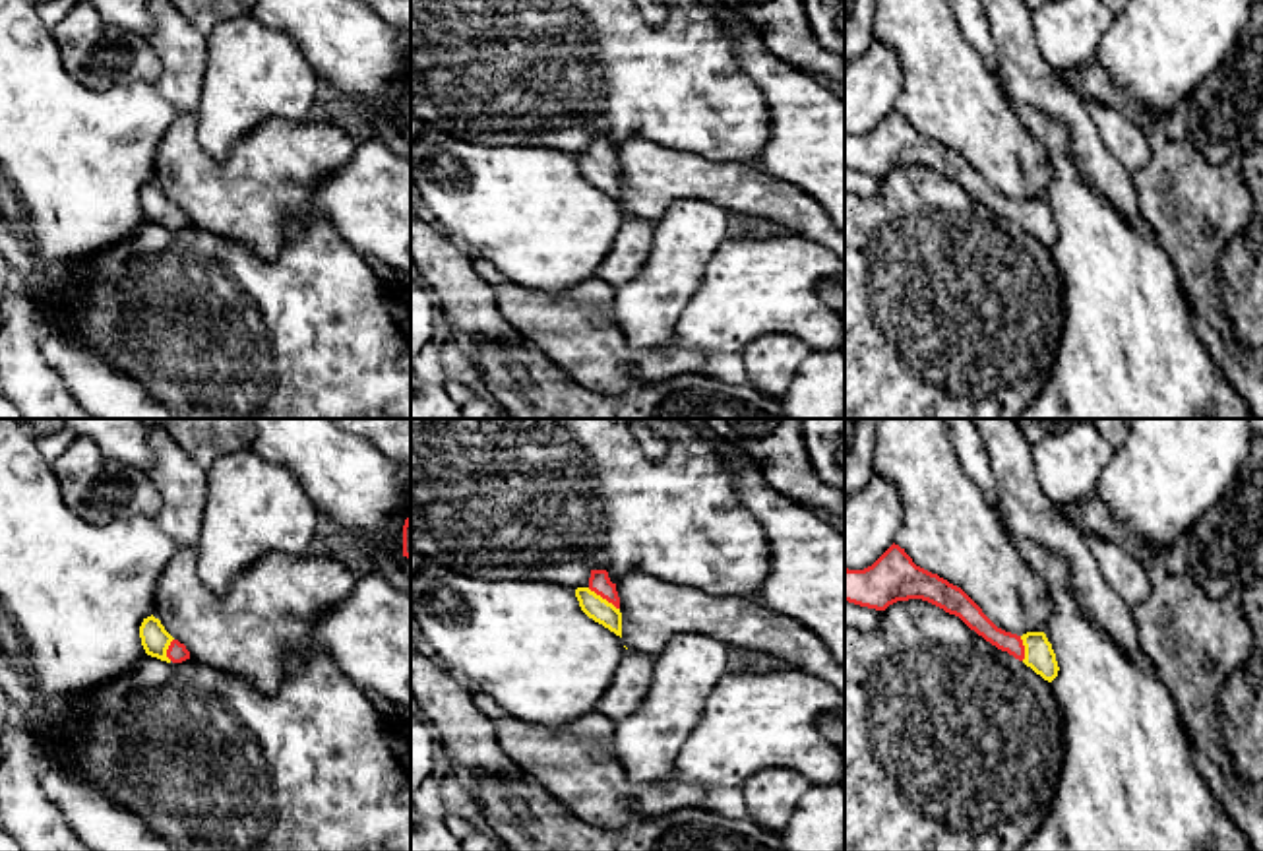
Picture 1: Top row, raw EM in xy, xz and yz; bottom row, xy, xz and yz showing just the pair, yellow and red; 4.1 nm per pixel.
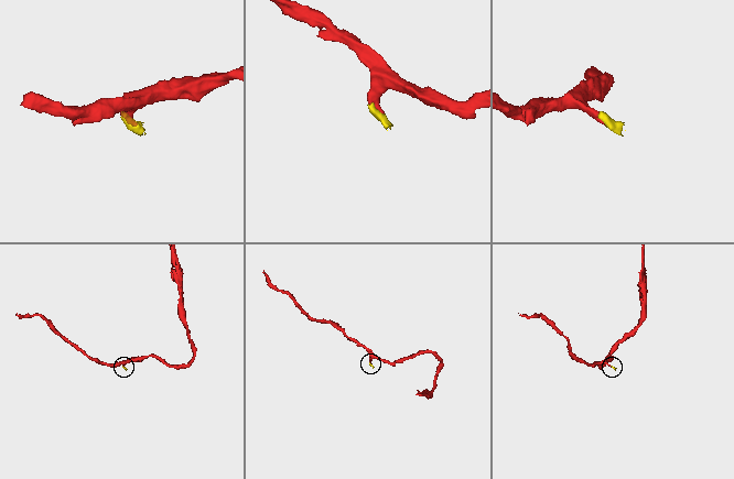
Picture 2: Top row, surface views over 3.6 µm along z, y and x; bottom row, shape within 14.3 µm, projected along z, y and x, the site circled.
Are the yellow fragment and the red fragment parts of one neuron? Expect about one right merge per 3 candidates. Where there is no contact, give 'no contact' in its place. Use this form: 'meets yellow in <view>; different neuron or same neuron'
meets yellow in xz; same neuron

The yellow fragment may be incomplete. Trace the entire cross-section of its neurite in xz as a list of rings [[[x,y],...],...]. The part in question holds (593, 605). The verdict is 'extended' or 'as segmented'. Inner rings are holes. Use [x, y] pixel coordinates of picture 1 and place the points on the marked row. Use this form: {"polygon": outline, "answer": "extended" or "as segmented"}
{"polygon": [[[591,570],[589,585],[577,587],[575,597],[589,618],[622,638],[620,597],[606,570]]], "answer": "extended"}

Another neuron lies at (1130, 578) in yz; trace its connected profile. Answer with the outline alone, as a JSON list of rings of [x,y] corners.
[[[1091,535],[1085,537],[1085,541],[1102,576],[1116,589],[1116,593],[1129,609],[1139,605],[1151,591],[1153,572],[1112,541]]]

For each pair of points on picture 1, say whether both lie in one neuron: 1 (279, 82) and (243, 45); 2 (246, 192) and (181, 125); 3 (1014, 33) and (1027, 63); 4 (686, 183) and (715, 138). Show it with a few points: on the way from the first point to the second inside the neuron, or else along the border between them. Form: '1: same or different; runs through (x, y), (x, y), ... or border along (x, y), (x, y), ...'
1: same; runs through (268, 76), (246, 57)
2: same; runs through (225, 190), (181, 146)
3: same; runs through (1016, 41), (1019, 55)
4: different; border along (659, 144), (711, 159), (748, 163)

